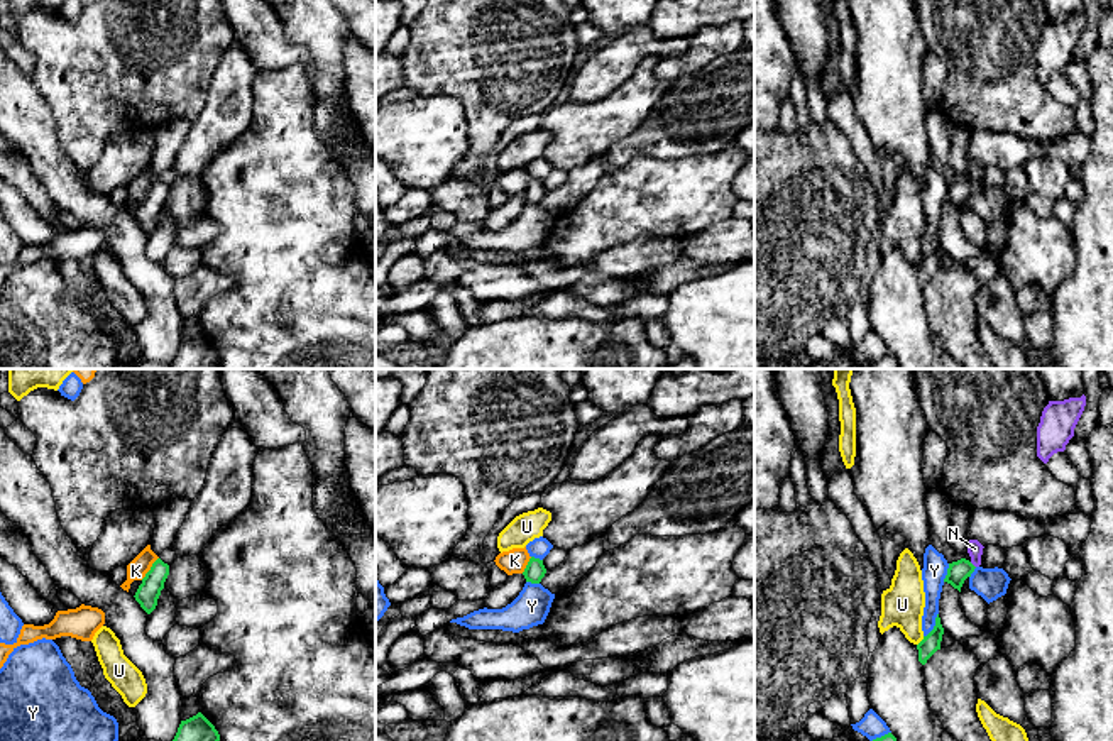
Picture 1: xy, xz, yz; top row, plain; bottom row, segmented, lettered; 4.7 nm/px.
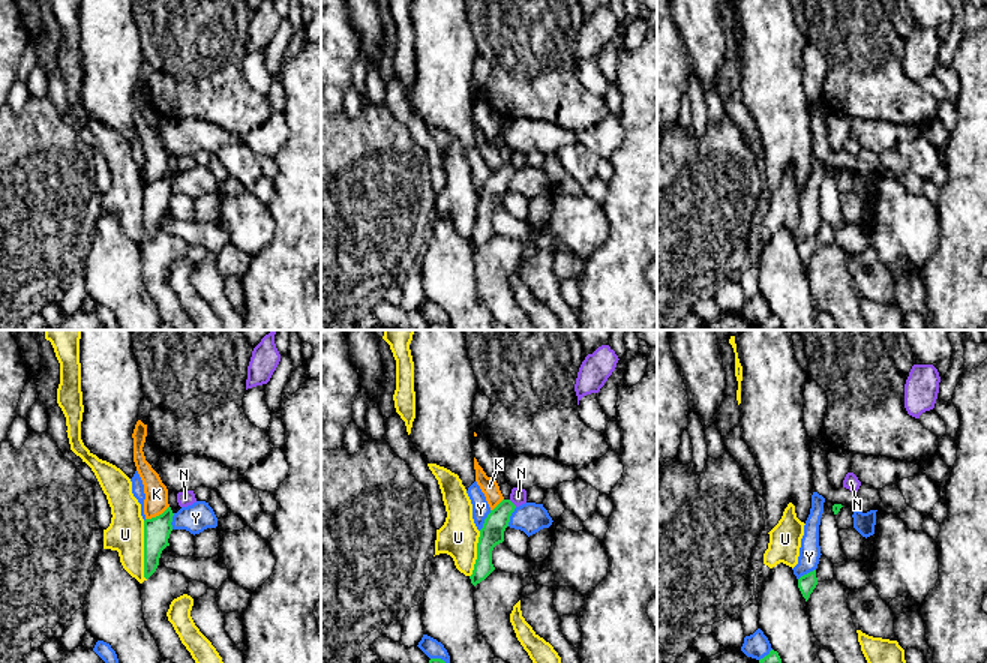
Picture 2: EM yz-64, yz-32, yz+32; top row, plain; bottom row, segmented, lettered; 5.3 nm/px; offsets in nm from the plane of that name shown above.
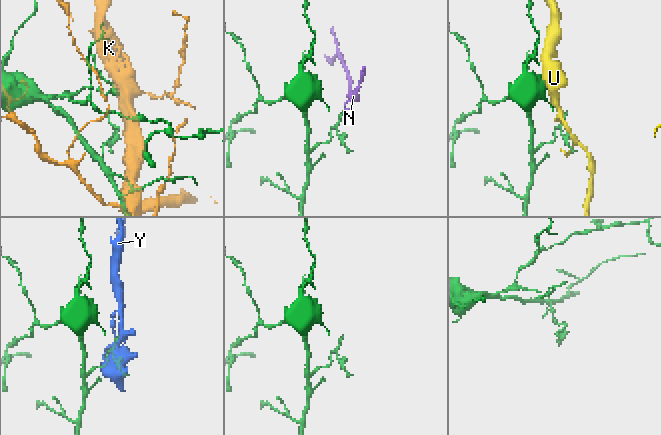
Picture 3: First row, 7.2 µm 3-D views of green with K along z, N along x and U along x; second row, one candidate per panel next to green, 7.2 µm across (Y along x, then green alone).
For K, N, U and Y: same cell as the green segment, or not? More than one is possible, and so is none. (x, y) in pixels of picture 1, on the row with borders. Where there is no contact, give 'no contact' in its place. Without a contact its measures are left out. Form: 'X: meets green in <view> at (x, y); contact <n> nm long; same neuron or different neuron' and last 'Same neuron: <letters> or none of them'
K: meets green in xy at (151, 569); contact 140 nm long; different neuron
N: meets green in yz at (973, 565); contact 40 nm long; different neuron
U: meets green in yz at (921, 642); contact 60 nm long; different neuron
Y: meets green in yz at (936, 625); contact 140 nm long; different neuron
Same neuron: none of them

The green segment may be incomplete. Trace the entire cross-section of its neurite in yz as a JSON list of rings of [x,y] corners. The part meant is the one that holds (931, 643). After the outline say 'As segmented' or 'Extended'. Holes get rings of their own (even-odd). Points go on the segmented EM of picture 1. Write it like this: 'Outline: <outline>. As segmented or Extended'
Outline: [[[937,614],[934,629],[932,629],[927,636],[924,636],[924,639],[917,645],[918,661],[920,661],[922,665],[925,665],[927,660],[929,660],[937,650],[940,650],[942,634],[944,634],[944,628],[942,628],[940,618],[939,618],[939,614]]]. As segmented

